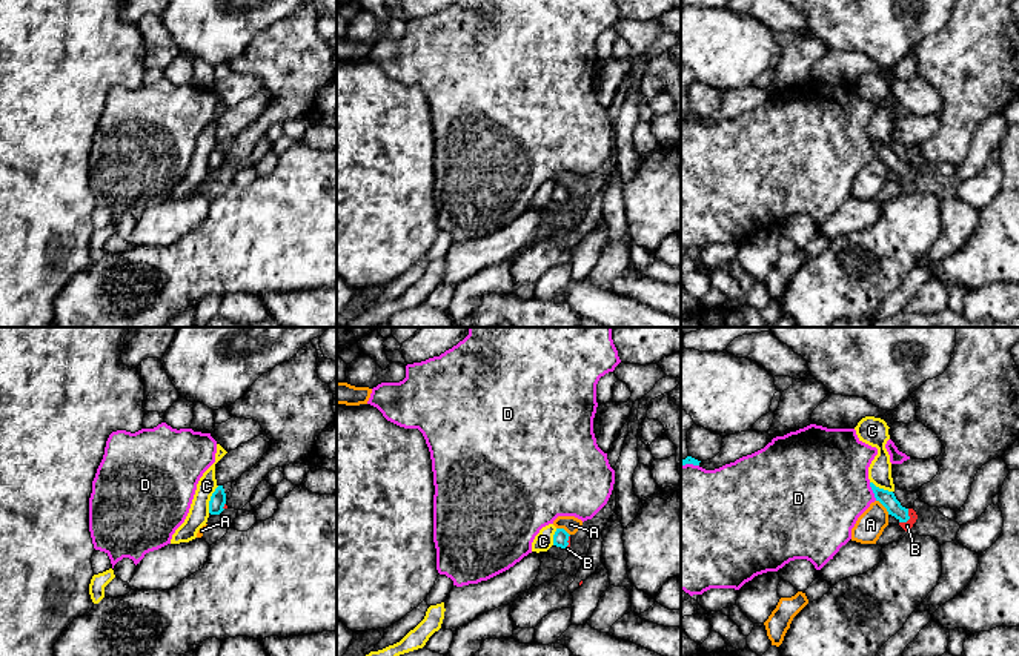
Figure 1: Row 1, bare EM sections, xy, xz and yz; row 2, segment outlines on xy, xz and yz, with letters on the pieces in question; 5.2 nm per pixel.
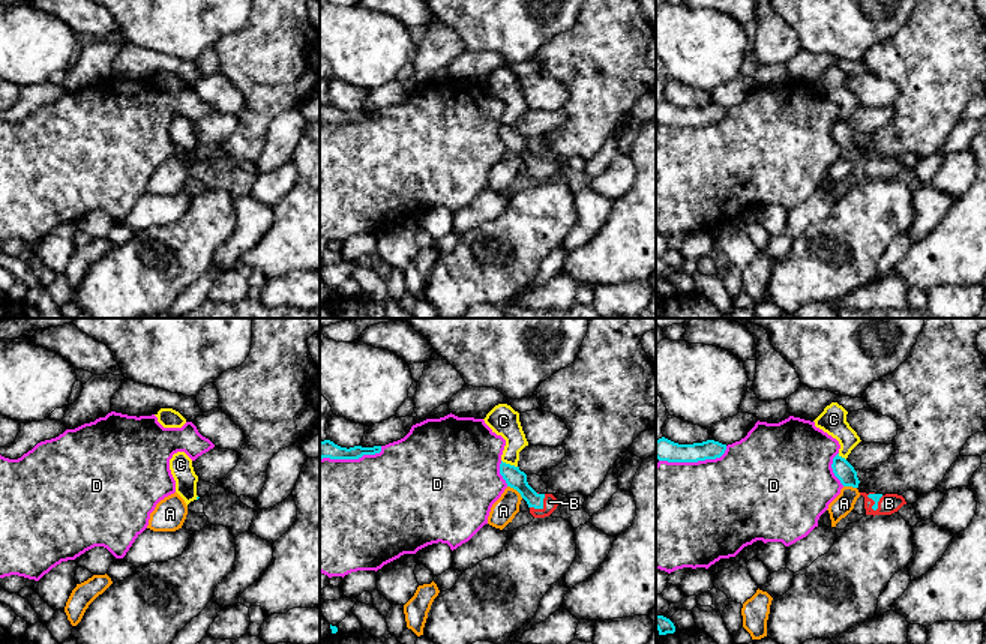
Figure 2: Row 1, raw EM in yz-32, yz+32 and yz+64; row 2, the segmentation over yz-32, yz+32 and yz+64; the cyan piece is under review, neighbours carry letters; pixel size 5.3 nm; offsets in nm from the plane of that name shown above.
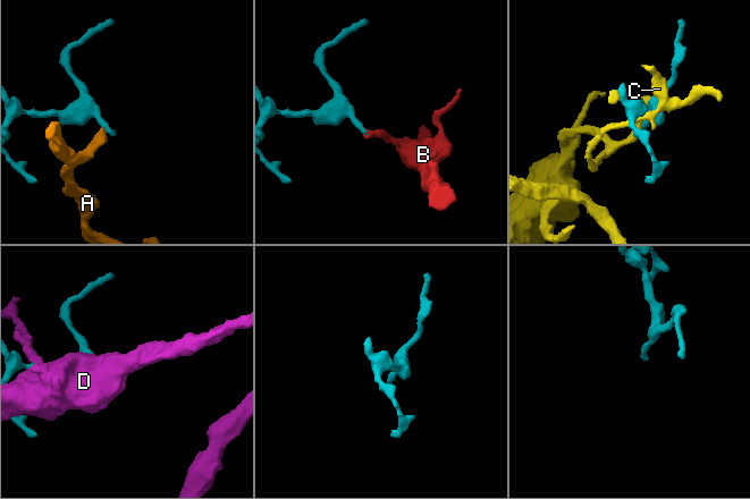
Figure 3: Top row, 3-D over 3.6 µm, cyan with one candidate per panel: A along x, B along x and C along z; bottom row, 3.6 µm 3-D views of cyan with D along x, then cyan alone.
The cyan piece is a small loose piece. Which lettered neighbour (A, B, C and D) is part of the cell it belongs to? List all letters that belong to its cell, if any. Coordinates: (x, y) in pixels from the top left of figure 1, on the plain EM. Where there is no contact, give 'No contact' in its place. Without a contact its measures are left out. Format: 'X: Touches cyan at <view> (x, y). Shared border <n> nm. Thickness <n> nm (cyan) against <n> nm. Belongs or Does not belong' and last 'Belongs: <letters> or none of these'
A: Touches cyan at yz (884, 162). Shared border 100 nm. Thickness 80 nm (cyan) against 150 nm. Does not belong
B: Touches cyan at yz (909, 174). Shared border 90 nm. Thickness 80 nm (cyan) against 50 nm. Belongs
C: Touches cyan at xy (211, 155). Shared border 160 nm. Thickness 80 nm (cyan) against 110 nm. Does not belong
D: Touches cyan at yz (873, 148). Shared border 100 nm. Thickness 80 nm (cyan) against 460 nm. Does not belong
Belongs: B

